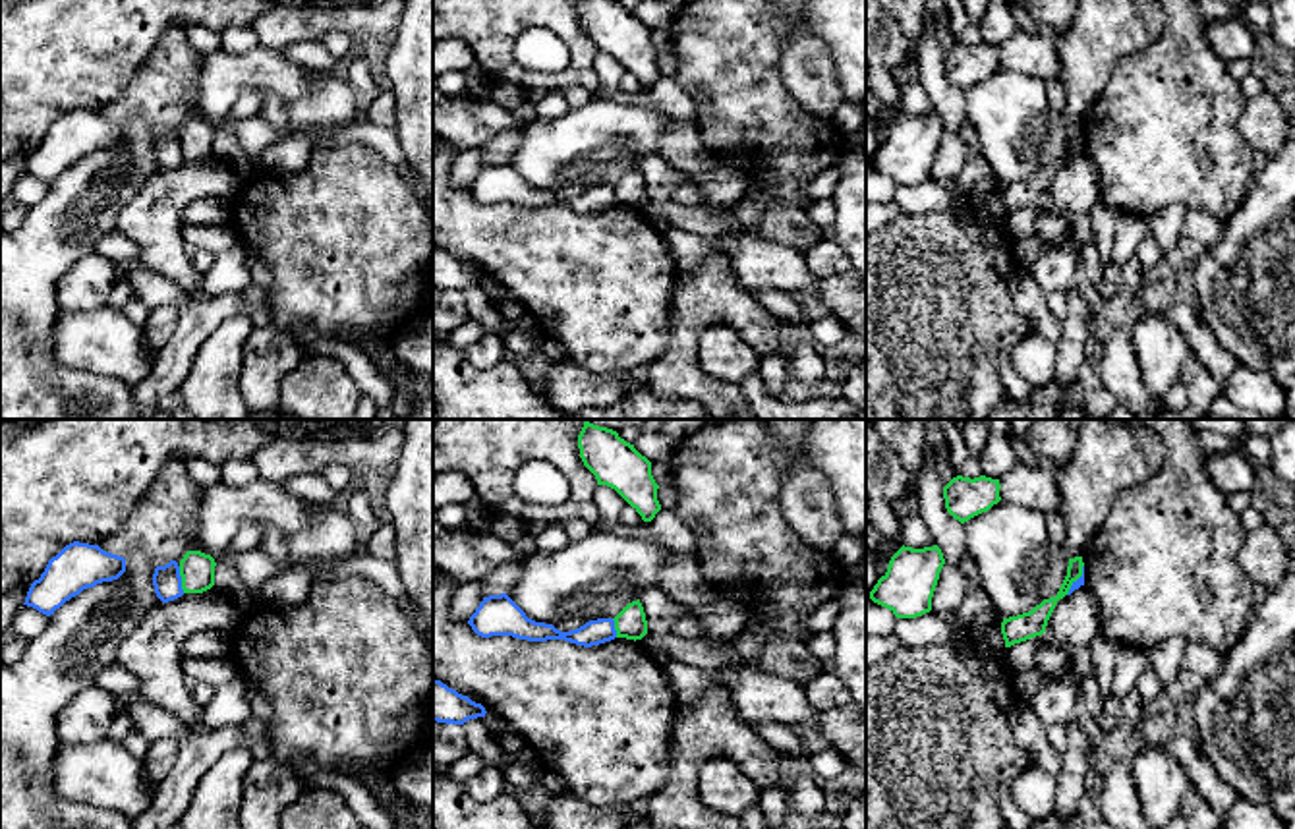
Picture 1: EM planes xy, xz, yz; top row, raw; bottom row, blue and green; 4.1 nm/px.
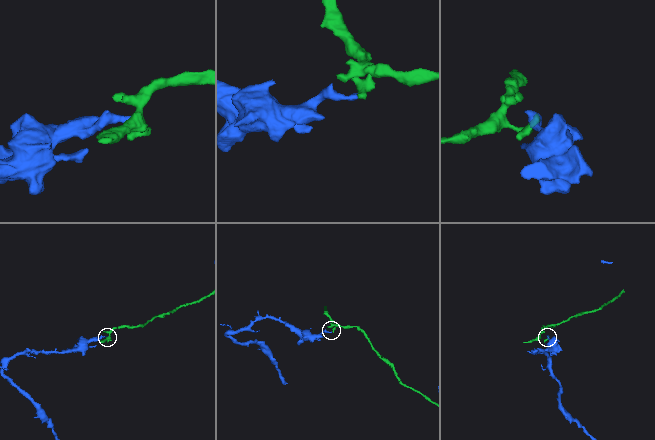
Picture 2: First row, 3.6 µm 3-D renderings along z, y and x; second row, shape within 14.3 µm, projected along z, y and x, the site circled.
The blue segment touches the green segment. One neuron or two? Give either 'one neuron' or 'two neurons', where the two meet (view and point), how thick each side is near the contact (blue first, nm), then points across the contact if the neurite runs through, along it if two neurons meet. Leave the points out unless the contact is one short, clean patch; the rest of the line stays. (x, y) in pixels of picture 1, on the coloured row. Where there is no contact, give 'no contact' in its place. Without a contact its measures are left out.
two neurons; meets blue in xy at (180, 580); 120 nm thick on the blue side, 140 nm on the other; border along xy (178, 567), (184, 592)

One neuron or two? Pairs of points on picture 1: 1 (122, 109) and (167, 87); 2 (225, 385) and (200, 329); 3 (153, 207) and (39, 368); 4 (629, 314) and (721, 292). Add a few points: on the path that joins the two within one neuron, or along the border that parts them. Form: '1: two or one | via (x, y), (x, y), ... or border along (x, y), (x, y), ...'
1: one | via (134, 103), (155, 93)
2: two | border along (244, 314), (232, 314), (211, 333), (184, 379)
3: two | border along (142, 188), (122, 207), (115, 227)
4: two | border along (677, 292), (671, 302), (669, 341), (663, 348)

